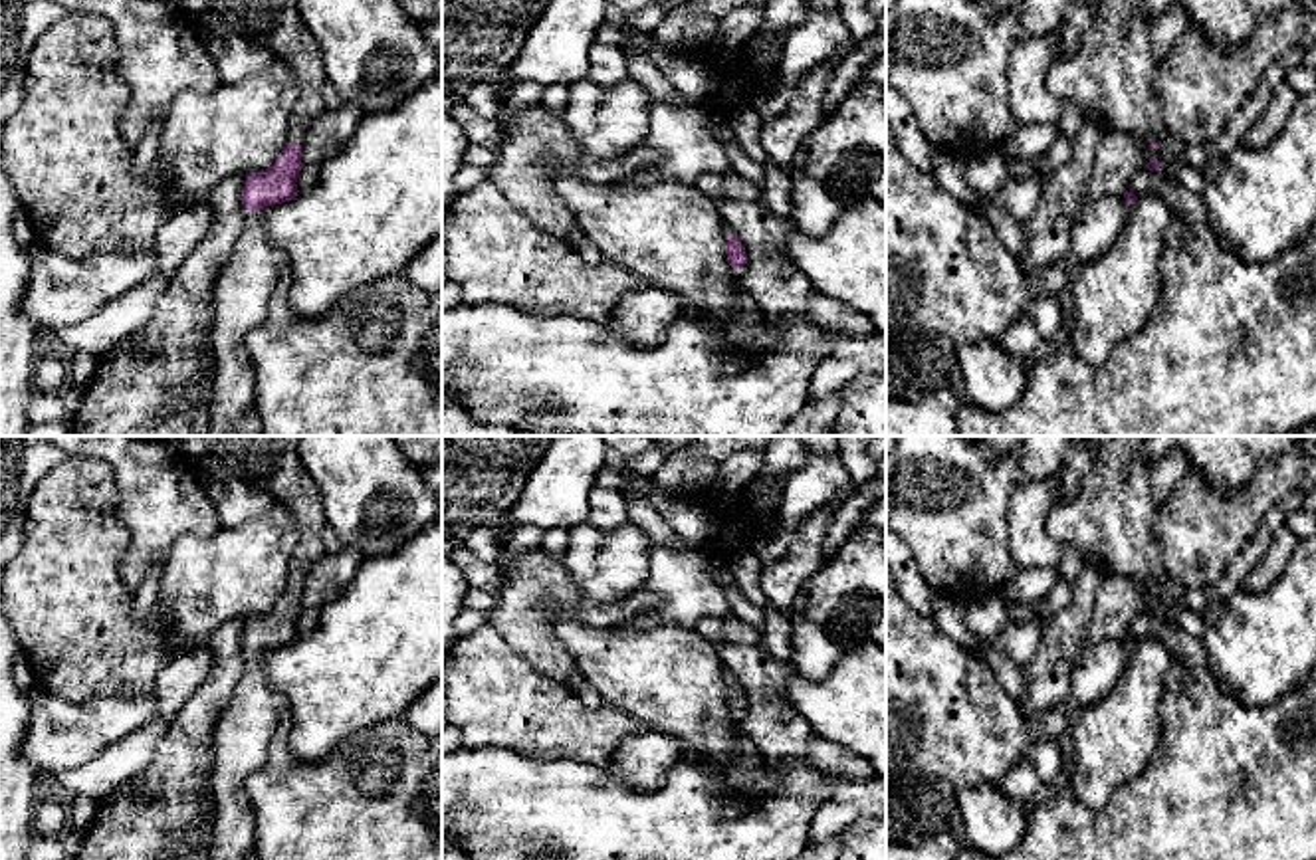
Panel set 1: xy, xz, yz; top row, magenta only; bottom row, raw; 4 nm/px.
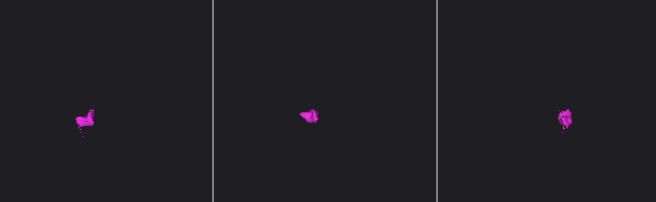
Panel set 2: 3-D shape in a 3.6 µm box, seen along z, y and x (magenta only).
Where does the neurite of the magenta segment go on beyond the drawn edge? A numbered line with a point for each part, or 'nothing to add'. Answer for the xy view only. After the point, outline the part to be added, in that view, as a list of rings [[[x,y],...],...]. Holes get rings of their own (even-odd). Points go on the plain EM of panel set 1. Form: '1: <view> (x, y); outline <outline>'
1: xy (272, 462); outline [[[204,436],[210,454],[244,482],[264,487],[297,527],[287,587],[303,589],[311,567],[325,557],[321,533],[327,525],[321,495],[305,470],[297,446],[301,436]]]
2: xy (240, 742); outline [[[244,654],[240,682],[212,733],[216,814],[210,860],[244,860],[254,844],[254,814],[244,783],[266,763],[285,709],[285,696],[268,682],[264,656]]]

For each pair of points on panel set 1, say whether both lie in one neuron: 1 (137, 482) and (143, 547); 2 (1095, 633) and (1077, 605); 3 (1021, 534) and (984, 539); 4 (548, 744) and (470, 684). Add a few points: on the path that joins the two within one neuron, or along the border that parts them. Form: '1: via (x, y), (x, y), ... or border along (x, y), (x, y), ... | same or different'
1: via (143, 498), (143, 532) | same
2: border along (1100, 577), (1091, 607), (1091, 623), (1083, 639) | different
3: border along (1013, 490), (1007, 512), (1007, 549), (1019, 567) | different
4: via (528, 726), (490, 692) | same

